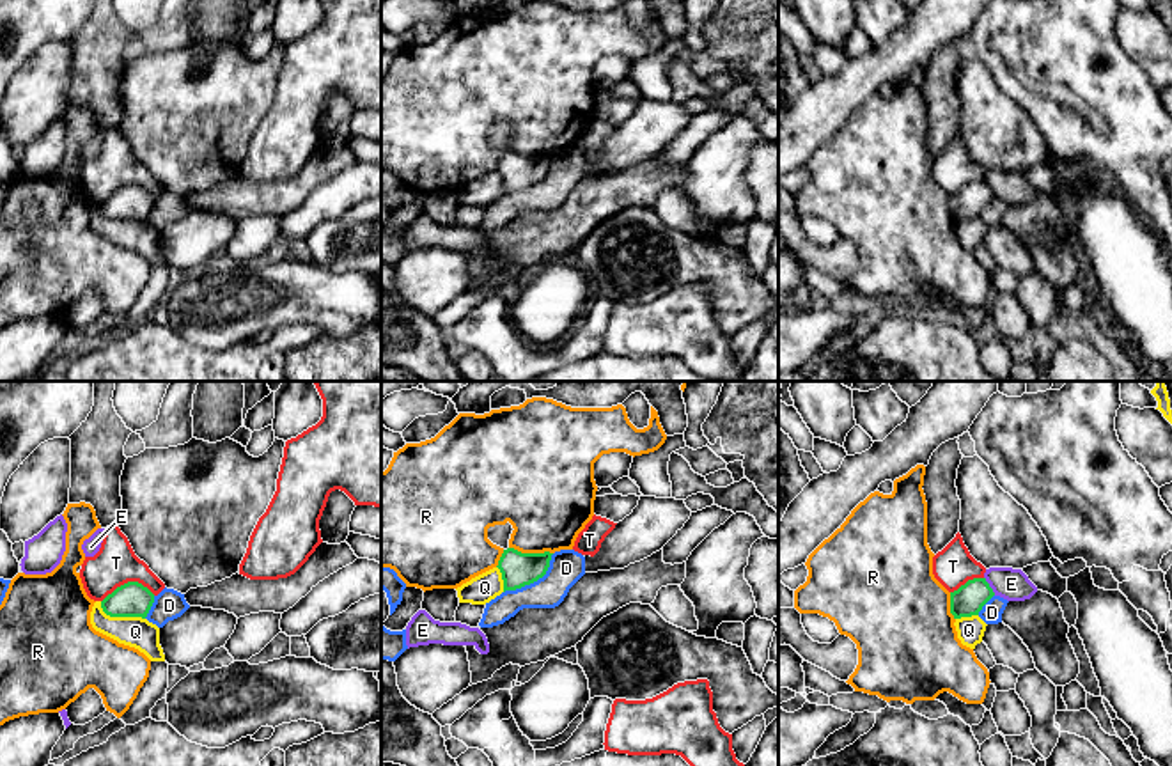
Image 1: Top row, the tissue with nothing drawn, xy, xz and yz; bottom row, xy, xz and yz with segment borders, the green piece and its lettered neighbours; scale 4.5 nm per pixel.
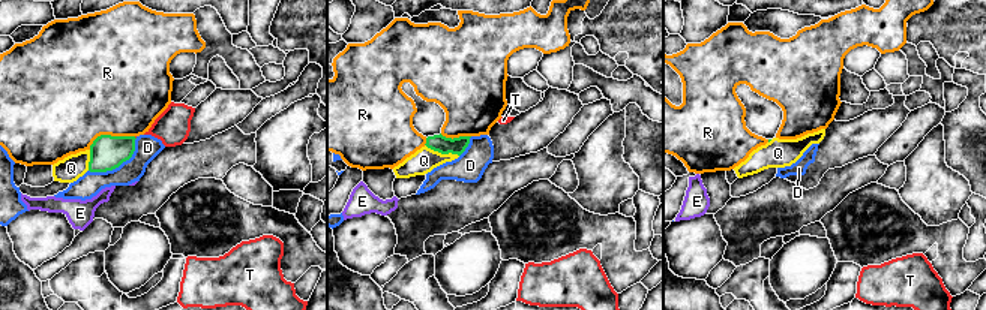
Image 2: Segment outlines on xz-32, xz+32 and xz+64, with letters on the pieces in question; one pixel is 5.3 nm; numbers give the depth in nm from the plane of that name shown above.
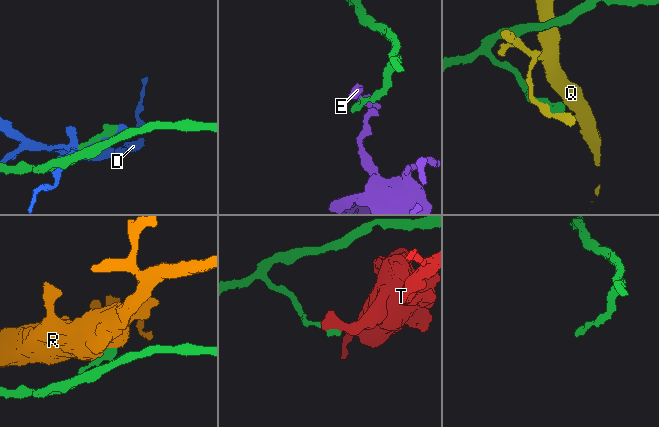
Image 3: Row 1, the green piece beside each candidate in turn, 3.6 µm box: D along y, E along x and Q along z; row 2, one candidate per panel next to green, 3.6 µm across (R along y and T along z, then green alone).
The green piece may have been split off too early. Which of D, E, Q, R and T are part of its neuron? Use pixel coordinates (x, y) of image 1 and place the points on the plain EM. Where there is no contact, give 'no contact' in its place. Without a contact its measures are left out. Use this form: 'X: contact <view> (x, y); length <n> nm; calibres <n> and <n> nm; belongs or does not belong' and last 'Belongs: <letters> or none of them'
D: contact xz (534, 183); length 300 nm; calibres 160 and 160 nm; does not belong
E: contact yz (988, 188); length 100 nm; calibres 140 and 140 nm; does not belong
Q: contact xy (119, 218); length 220 nm; calibres 160 and 140 nm; does not belong
R: contact xz (531, 156); length 200 nm; calibres 160 and 400 nm; does not belong
T: contact xy (128, 185); length 260 nm; calibres 160 and 190 nm; does not belong
Belongs: none of them

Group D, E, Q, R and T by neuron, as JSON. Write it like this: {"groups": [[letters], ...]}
{"groups": [["D"], ["E"], ["Q"], ["R"], ["T"]]}

